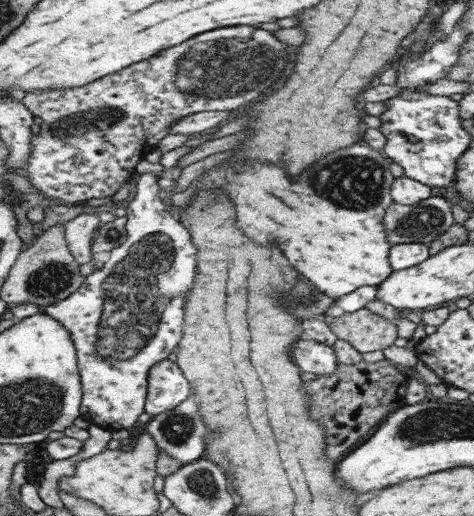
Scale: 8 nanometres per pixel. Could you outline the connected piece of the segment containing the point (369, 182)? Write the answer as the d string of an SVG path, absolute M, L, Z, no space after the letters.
M360 143L323 158L317 166L311 166L305 174L301 174L299 182L291 182L287 178L287 170L277 164L253 168L243 172L243 176L233 176L235 188L239 186L239 196L235 196L239 222L243 230L259 244L277 240L289 262L333 298L348 295L358 288L378 286L394 271L391 259L393 244L389 241L384 222L387 210L395 201L392 186L396 178L391 174L391 162L383 152Z

